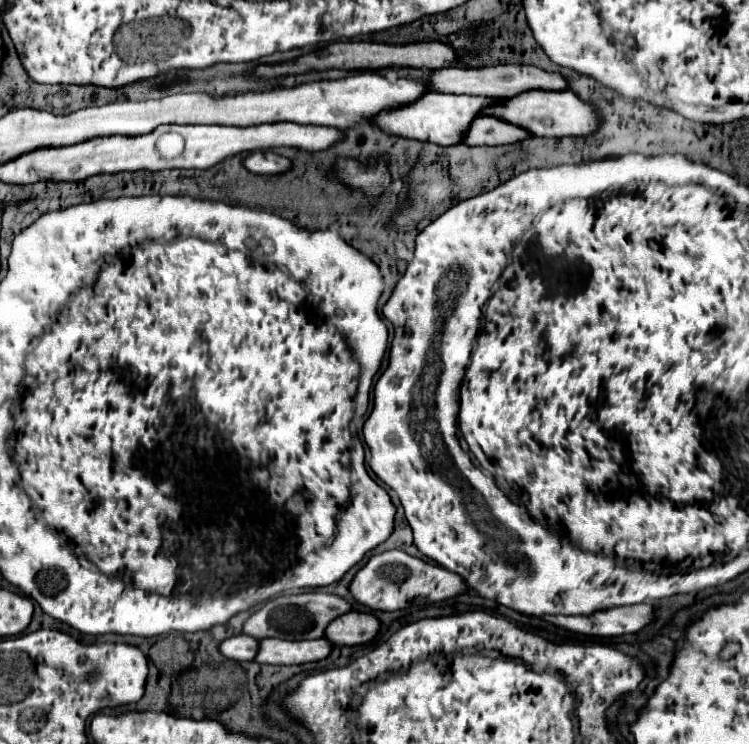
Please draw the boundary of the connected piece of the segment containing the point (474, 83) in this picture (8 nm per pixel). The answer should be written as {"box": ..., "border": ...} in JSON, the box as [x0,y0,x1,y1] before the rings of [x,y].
{"box":[426,64,566,98],"border":[[[500,64],[500,66],[488,66],[488,68],[476,68],[476,70],[464,70],[456,66],[444,66],[436,68],[428,76],[426,88],[430,92],[442,92],[442,94],[472,94],[472,96],[490,96],[490,98],[510,98],[518,92],[526,92],[532,88],[542,90],[566,90],[566,80],[560,74],[548,74],[534,66],[516,66],[516,64]]]}

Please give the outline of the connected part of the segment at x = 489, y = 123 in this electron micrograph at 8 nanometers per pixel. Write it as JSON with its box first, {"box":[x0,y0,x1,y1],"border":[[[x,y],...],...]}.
{"box":[462,116,530,146],"border":[[[480,116],[470,124],[466,134],[462,136],[462,144],[466,144],[466,146],[502,146],[502,144],[520,142],[528,136],[530,136],[530,132],[526,132],[524,128],[518,128],[514,124],[508,124],[508,122],[492,118],[492,116]]]}

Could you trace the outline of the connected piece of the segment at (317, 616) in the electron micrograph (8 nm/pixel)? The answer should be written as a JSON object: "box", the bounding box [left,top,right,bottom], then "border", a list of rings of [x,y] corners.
{"box":[242,592,352,640],"border":[[[306,592],[306,594],[284,594],[270,602],[266,602],[258,612],[254,612],[242,632],[248,636],[254,636],[258,640],[262,638],[284,638],[284,640],[312,640],[312,638],[324,638],[326,628],[332,620],[338,616],[350,612],[352,606],[332,594],[320,594],[320,592]]]}

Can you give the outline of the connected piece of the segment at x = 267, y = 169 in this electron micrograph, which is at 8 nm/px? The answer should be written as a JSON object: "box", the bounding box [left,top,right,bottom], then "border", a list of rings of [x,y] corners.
{"box":[244,150,292,174],"border":[[[266,150],[266,152],[252,152],[244,160],[244,166],[254,174],[284,174],[292,168],[292,162],[284,156]]]}

